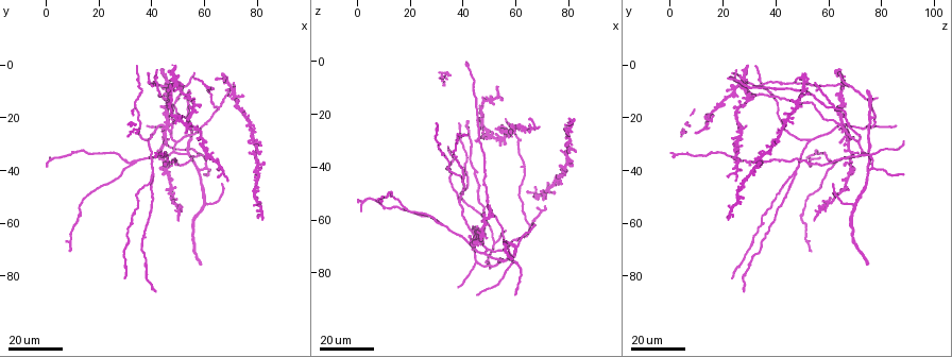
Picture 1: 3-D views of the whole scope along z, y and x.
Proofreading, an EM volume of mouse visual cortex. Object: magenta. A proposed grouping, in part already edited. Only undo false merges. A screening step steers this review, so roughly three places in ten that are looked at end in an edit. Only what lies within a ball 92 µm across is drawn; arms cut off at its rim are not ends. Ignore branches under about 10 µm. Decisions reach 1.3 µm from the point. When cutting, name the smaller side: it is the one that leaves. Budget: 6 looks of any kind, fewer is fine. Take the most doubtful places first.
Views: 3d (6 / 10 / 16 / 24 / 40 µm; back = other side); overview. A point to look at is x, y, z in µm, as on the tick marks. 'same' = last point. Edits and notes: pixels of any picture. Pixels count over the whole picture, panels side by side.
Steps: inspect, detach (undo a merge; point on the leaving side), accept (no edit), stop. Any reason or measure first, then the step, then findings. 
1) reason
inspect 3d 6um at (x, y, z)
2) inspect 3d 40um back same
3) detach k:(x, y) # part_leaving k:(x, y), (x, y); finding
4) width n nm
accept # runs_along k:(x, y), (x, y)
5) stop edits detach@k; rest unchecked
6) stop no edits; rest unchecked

two arms at a narrow angle
inspect 3d 24um at (33, 37, 62)

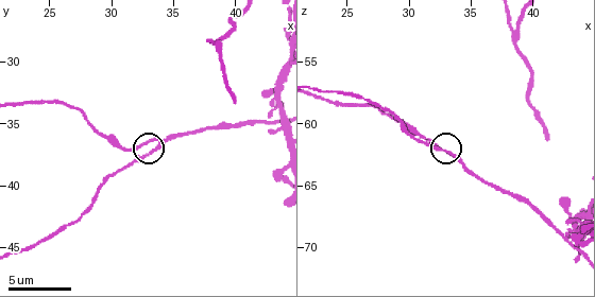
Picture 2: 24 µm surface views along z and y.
inspect 3d 10um at (33.8, 36.8, 62.8)

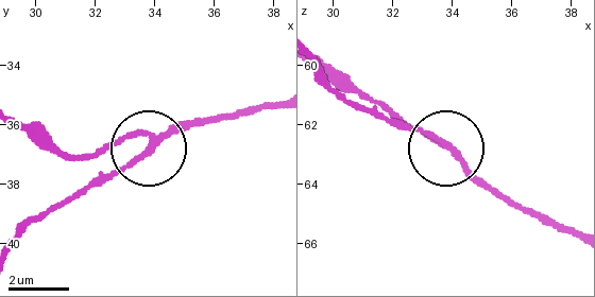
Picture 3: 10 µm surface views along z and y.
side_arm 44 um
accept # runs_along 3:(274, 103), (190, 121), (152, 143), (70, 154); continuous, no second neuron

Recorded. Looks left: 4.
a fork
inspect 3d 6um at (42.2, 35.0, 69.0)

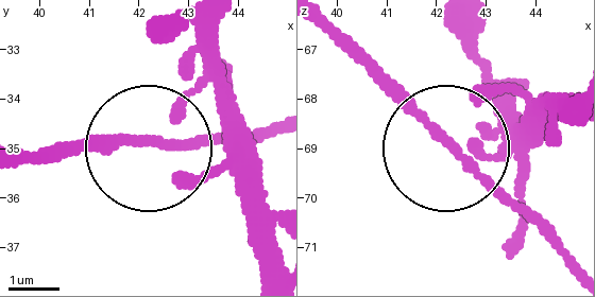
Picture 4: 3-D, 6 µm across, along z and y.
side_arm 67 um
accept # runs_along 4:(271, 124), (169, 145), (47, 145); continuous, no second neuron

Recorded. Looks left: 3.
three-way junction
inspect 3d 16um at (60, 52, 69)

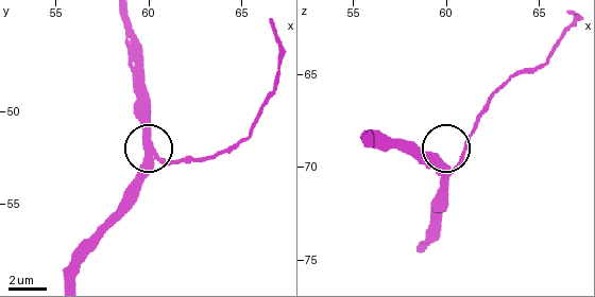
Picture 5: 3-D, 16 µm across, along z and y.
closer look
inspect 3d 6um at (60.5, 52.8, 69.8)

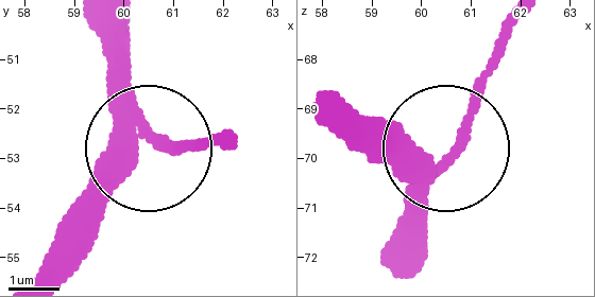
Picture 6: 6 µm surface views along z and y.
side_arm 17 um
accept # runs_along 6:(91, 24), (125, 126), (159, 152), (201, 152); one neuron here

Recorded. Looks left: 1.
stop no edits; rest unchecked

